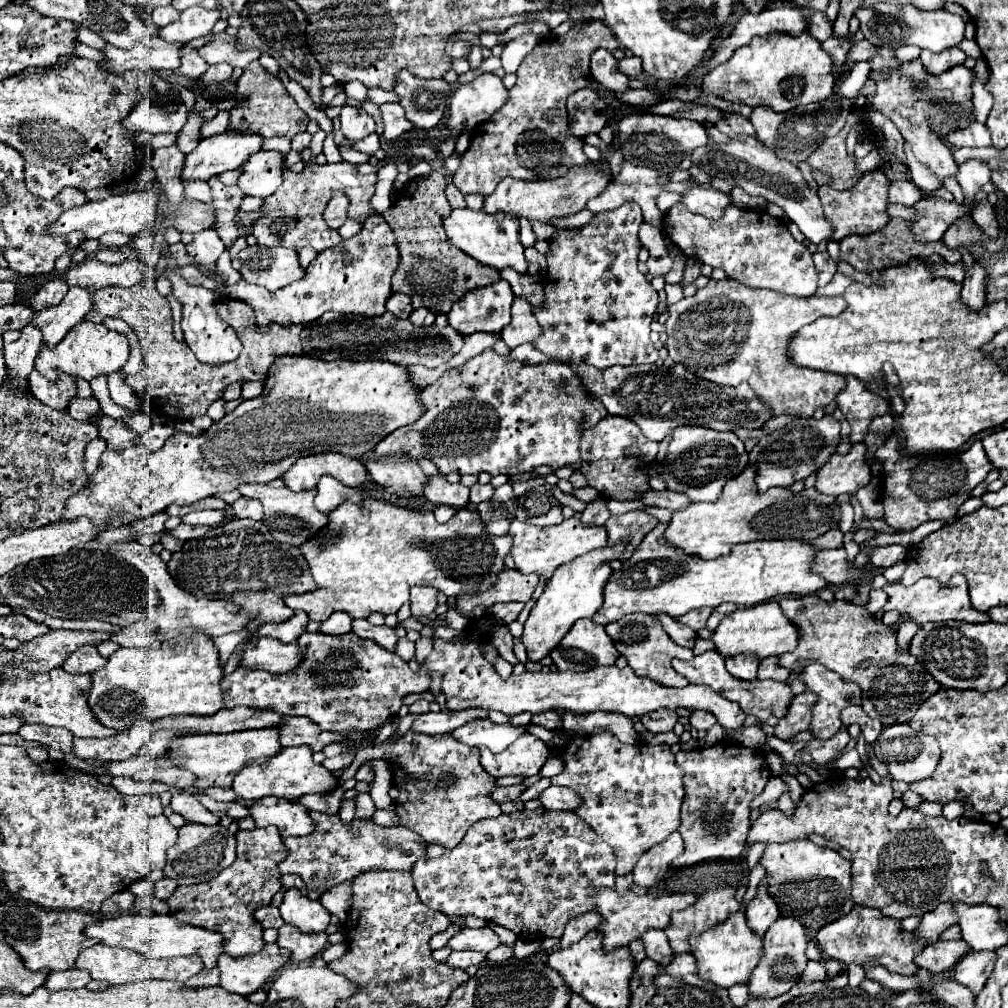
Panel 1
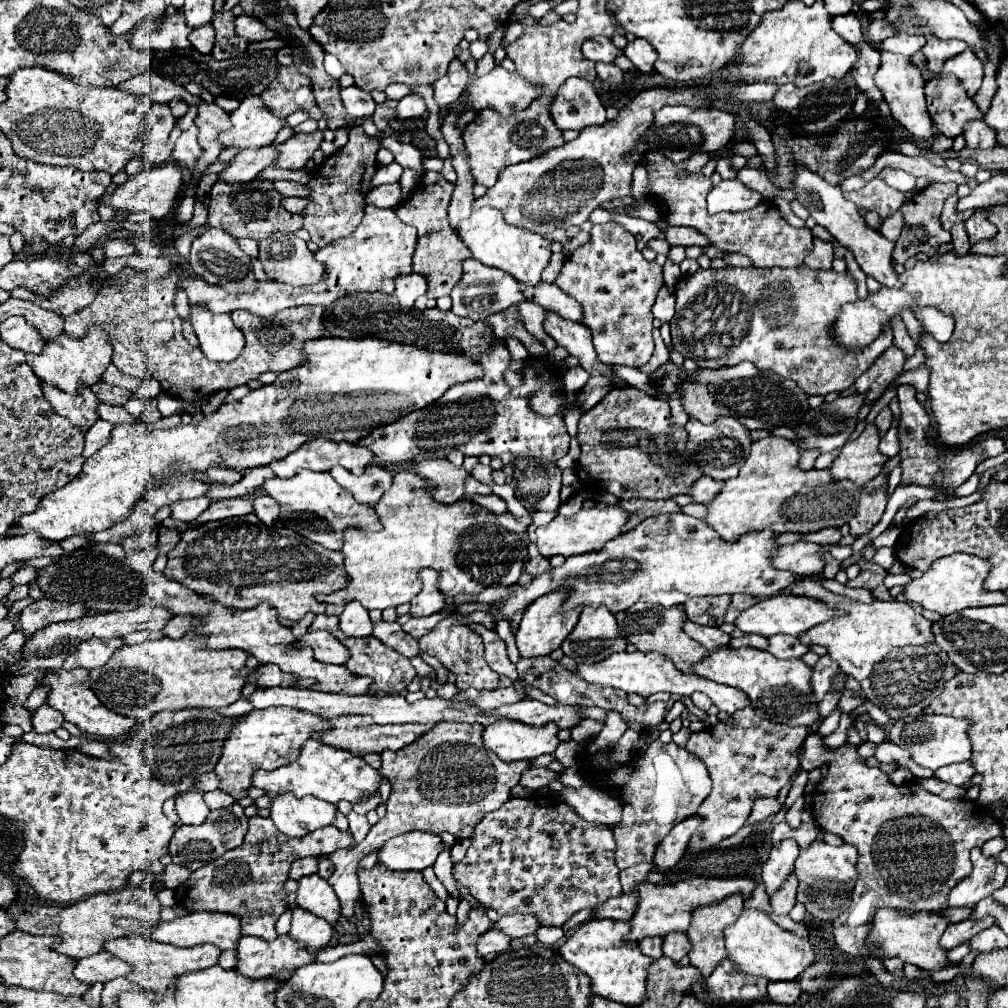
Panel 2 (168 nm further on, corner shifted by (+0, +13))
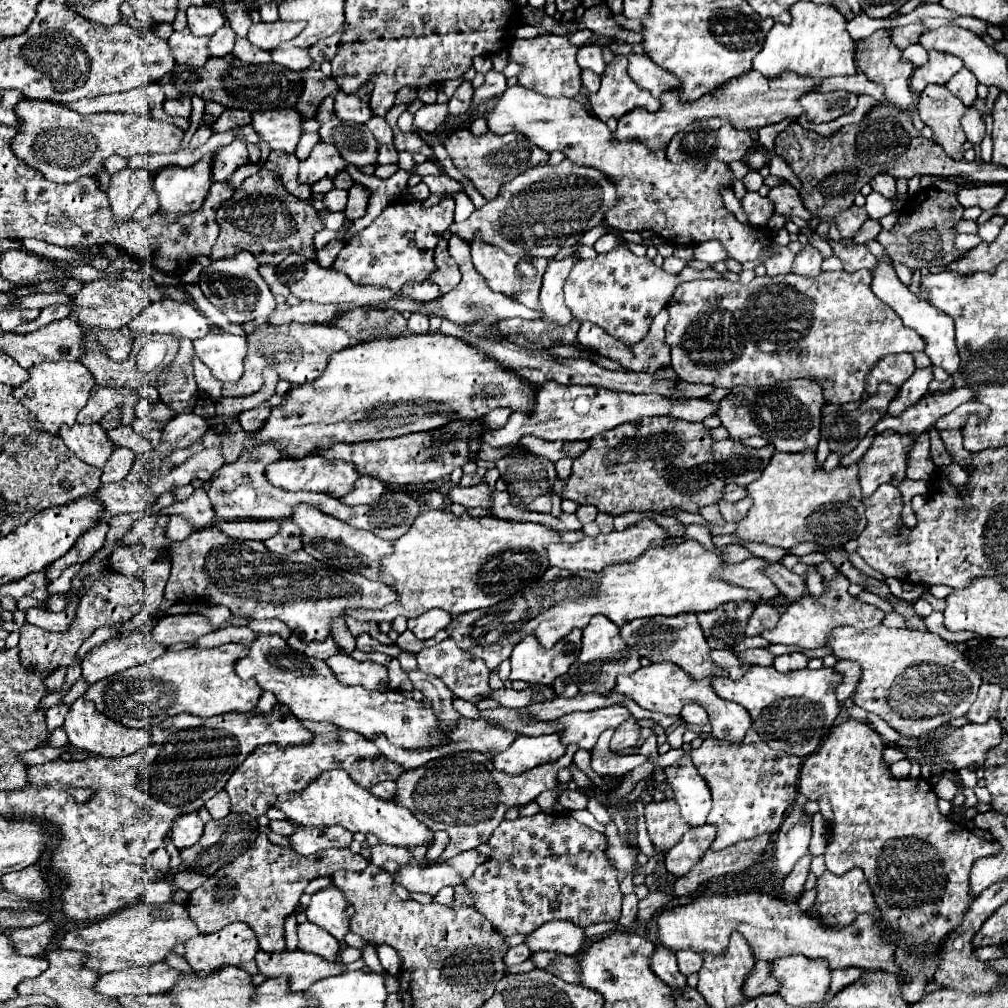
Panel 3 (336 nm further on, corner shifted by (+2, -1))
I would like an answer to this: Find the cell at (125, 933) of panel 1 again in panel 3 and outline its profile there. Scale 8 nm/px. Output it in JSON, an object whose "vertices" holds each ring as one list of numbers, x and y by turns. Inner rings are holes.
{"vertices":[[231,923,227,927,223,927,217,933,209,933,209,935,199,935,193,937,185,943,185,959,187,963,193,967,195,973,199,973,201,977,211,975,213,971,221,969,223,965,233,965,233,967,241,967,243,971,255,975,259,973,257,965,255,965,255,953,259,951,259,943,257,943,257,935,253,933,253,929,247,923]]}

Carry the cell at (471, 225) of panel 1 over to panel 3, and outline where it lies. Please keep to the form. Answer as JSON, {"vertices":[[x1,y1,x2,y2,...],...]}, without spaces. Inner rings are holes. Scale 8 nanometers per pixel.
{"vertices":[[475,239,471,243,471,255,473,255,475,269,485,277,487,285,493,291,499,291,503,295,509,295,511,299,517,299,525,307,539,311,539,289,541,289,541,279,543,279,543,273,545,273,547,265,549,265,549,259,507,255,503,249,493,247,489,243,483,243,479,239]]}

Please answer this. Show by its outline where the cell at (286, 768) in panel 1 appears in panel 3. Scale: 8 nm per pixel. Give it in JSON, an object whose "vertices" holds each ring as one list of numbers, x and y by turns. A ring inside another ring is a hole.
{"vertices":[[333,769,329,773,323,773,319,779,315,779,309,787,305,787,299,793,285,793,281,799,275,803,277,809,281,809,289,821,297,825,341,825,351,833,365,833,365,835,375,835,379,843,383,845,395,845,395,847,431,847,433,843,433,833,421,823,419,819,413,817,413,813,393,801,381,801,375,795,371,795,367,789,359,787,357,783,351,781,351,777,341,771]]}

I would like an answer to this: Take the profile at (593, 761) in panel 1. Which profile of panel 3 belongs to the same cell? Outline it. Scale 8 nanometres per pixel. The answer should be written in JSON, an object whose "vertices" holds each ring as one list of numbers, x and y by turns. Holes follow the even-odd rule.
{"vertices":[[683,755,677,765,663,769,663,773,675,791,675,801,681,805,681,817,693,827,703,825,711,811,711,795,691,757]]}

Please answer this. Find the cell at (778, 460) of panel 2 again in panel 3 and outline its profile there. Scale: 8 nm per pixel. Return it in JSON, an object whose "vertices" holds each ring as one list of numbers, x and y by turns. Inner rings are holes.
{"vertices":[[801,451,801,453,777,453,771,457,769,465,763,469,761,479,753,481,747,487,747,495,753,499,753,507,745,519,737,523,737,537,745,541,759,541,775,547,789,549,795,543,811,541,817,545,831,545,841,547,865,529,865,505,861,497,861,487,857,479,857,463,849,467,835,467,833,471,825,471,817,467,815,451]]}

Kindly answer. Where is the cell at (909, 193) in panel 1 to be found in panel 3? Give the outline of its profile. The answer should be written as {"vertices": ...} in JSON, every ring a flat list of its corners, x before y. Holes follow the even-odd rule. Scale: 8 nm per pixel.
{"vertices":[[875,175,871,187,873,187,873,191,885,195,887,199,895,197,895,179,891,175]]}

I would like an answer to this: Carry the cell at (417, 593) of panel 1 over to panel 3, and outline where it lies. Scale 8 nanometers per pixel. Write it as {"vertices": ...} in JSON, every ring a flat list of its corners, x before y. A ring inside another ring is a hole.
{"vertices":[[431,609,425,615,419,615,415,619,409,619,409,631,415,633,417,639,427,641,431,637,437,635,437,631,445,629,451,623,453,615,449,615,449,611,441,611,441,609]]}

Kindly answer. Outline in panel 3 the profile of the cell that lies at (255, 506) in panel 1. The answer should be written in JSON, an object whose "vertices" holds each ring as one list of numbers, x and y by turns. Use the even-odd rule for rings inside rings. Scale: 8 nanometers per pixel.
{"vertices":[[285,519,281,521,281,531,265,541,265,547,273,553,281,553,281,555,289,555,293,551,303,549,303,539,301,539,301,529,291,521]]}

